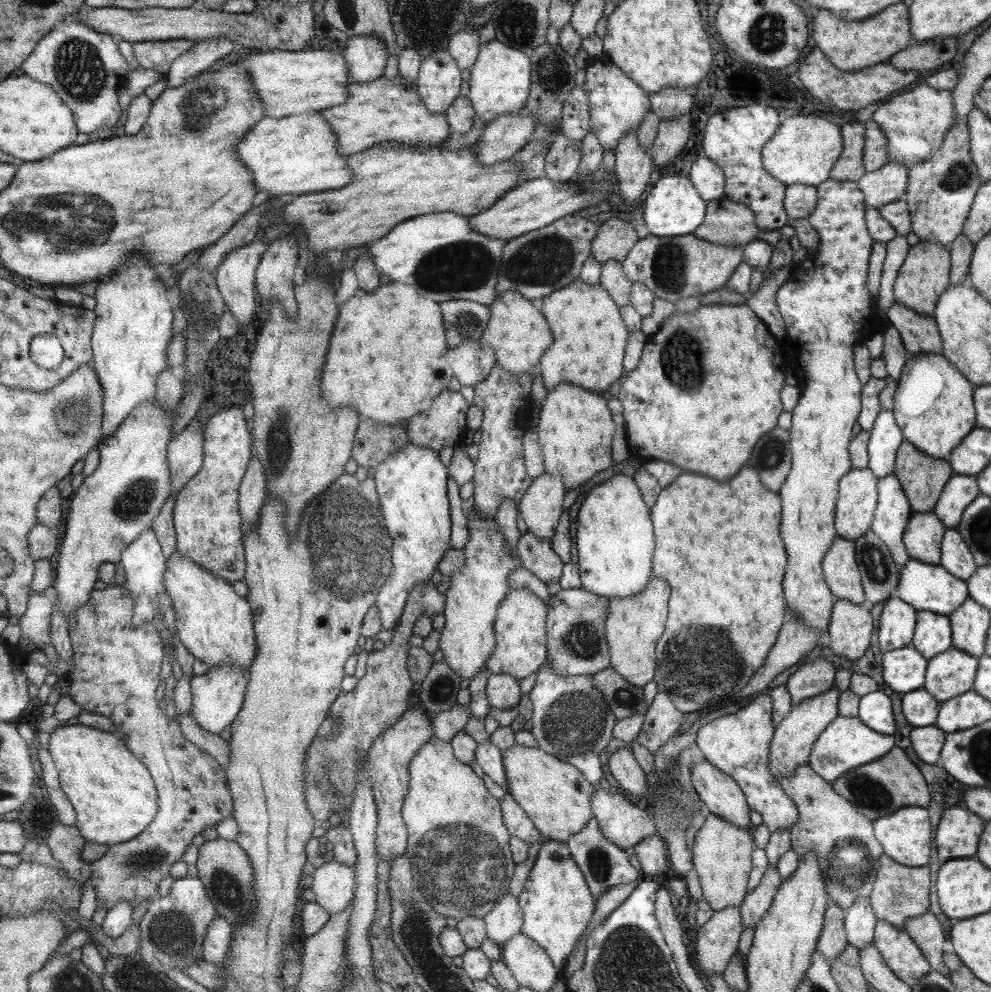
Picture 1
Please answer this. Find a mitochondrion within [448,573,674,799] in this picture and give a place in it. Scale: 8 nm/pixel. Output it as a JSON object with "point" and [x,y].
{"point":[572,725]}

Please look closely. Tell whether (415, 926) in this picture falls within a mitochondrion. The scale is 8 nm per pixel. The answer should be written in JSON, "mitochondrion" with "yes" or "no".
{"mitochondrion":"yes"}

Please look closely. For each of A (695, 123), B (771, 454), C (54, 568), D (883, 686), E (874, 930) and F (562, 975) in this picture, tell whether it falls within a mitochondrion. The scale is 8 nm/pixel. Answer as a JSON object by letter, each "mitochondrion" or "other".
{"A":"other","B":"mitochondrion","C":"other","D":"other","E":"other","F":"other"}

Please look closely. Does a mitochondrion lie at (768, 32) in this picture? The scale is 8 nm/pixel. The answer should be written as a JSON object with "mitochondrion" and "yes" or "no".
{"mitochondrion":"yes"}

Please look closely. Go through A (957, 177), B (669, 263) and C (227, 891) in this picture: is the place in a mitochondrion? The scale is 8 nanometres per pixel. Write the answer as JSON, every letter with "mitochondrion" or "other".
{"A":"mitochondrion","B":"mitochondrion","C":"mitochondrion"}

